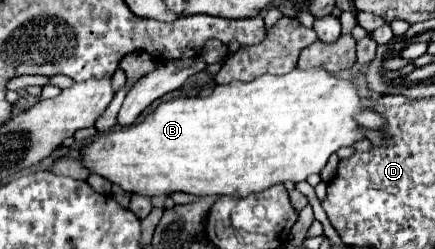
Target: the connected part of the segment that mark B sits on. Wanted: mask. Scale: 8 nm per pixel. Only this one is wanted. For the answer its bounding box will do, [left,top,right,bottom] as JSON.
[83,68,365,196]

